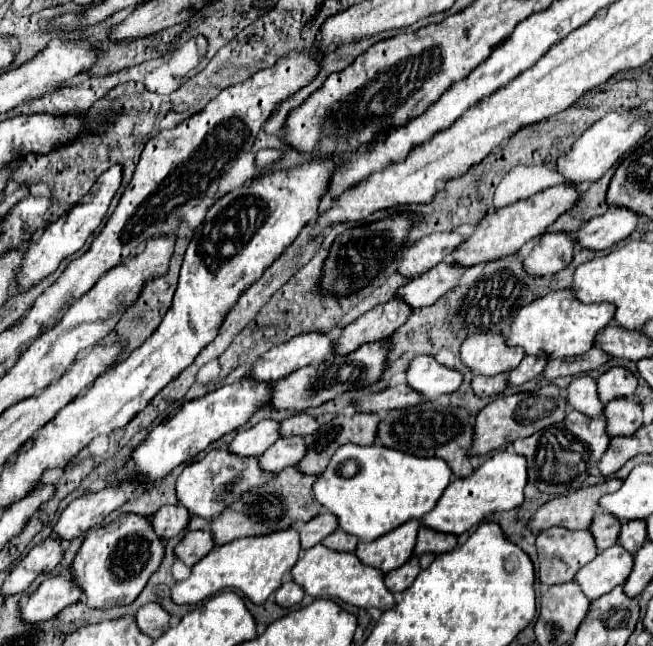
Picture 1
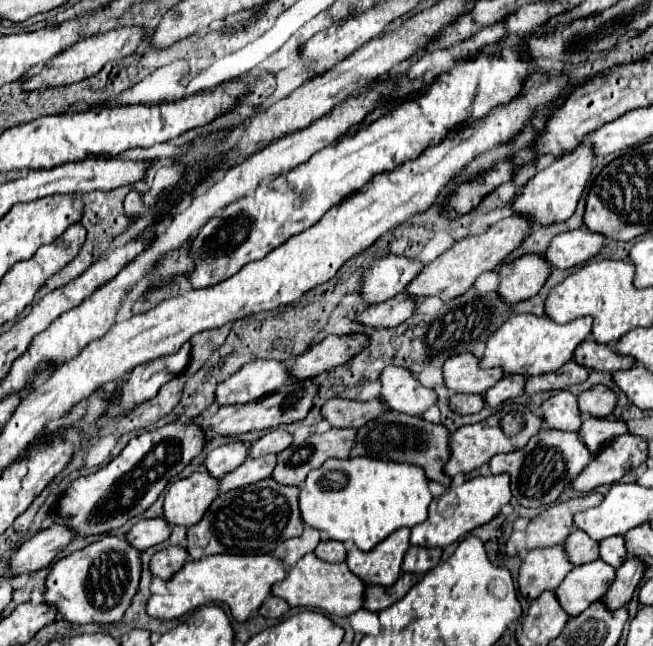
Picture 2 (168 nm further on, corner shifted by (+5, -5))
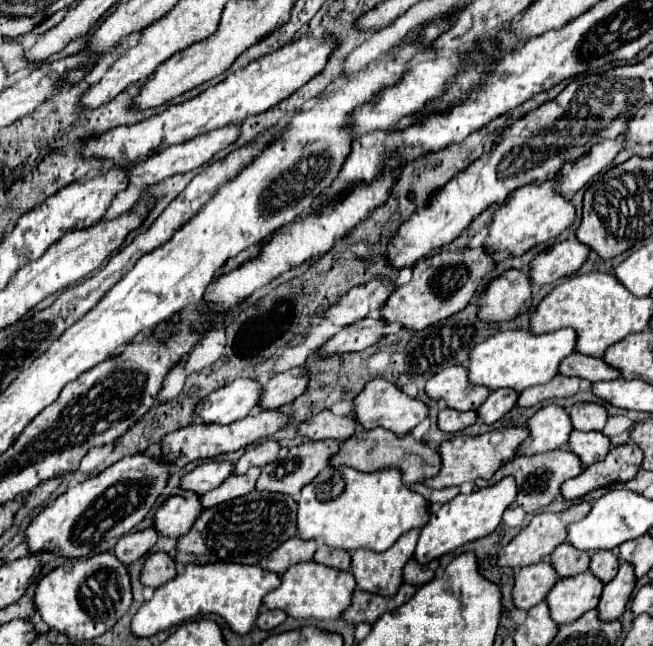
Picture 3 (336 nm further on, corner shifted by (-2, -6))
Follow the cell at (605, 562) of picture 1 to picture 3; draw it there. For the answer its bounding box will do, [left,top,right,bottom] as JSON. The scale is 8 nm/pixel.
[545,572,603,626]

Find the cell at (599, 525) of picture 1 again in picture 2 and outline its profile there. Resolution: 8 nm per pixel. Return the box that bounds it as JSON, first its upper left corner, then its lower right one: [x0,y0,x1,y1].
[564,529,600,567]

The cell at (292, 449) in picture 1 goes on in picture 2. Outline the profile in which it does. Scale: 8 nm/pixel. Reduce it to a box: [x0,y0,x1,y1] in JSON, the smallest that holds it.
[218,455,276,493]

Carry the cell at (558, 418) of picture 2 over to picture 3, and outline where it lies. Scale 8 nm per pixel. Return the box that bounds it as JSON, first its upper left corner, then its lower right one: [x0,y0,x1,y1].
[517,404,573,454]

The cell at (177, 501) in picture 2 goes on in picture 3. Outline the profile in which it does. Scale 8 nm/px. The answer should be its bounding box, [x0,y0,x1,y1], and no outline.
[155,492,203,538]

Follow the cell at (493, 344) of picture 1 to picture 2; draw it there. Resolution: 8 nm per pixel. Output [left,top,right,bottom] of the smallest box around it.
[442,353,504,395]

